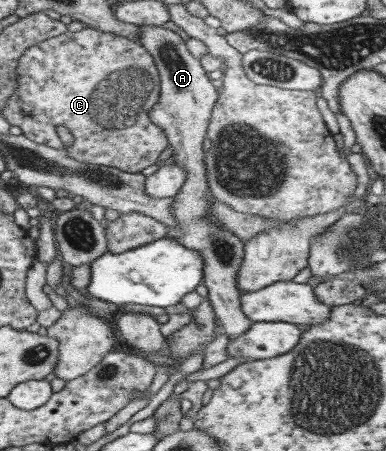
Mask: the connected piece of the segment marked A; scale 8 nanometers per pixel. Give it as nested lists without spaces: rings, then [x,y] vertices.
[[[155,25],[137,27],[134,40],[143,46],[152,57],[159,77],[159,97],[150,107],[148,116],[151,123],[165,134],[171,159],[185,172],[185,181],[174,195],[170,205],[172,218],[176,227],[170,228],[170,235],[185,248],[194,249],[202,257],[203,283],[207,288],[207,298],[212,313],[228,341],[239,338],[249,330],[254,321],[247,320],[239,308],[240,293],[235,287],[235,274],[243,255],[243,241],[235,234],[224,230],[219,224],[212,222],[208,216],[210,209],[210,193],[208,191],[204,152],[201,150],[205,139],[206,127],[209,125],[212,109],[218,92],[217,84],[208,80],[200,61],[193,58],[185,48],[184,40],[169,28]]]

